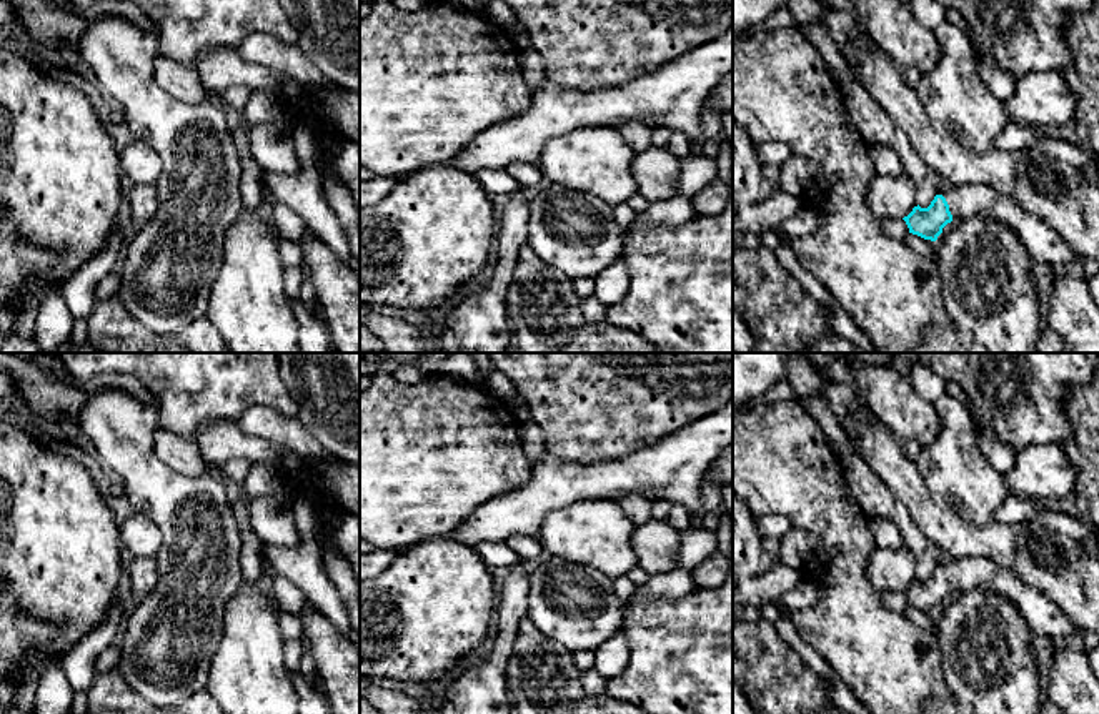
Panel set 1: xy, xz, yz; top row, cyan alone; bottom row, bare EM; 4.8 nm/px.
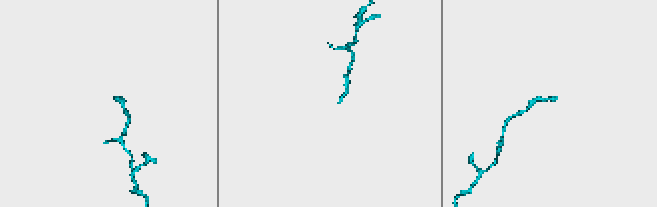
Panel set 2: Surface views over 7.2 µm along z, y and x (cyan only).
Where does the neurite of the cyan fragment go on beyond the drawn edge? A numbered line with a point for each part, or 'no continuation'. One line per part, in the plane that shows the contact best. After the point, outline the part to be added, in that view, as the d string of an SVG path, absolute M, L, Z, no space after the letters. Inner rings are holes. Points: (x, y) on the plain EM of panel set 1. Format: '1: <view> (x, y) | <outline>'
1: yz (1044, 618) | M971 556L952 558L937 568L946 571L952 594L979 588L992 589L1016 604L1034 634L1049 637L1054 644L1064 642L1074 631L1066 614L1046 596L1016 578L1011 568Z

